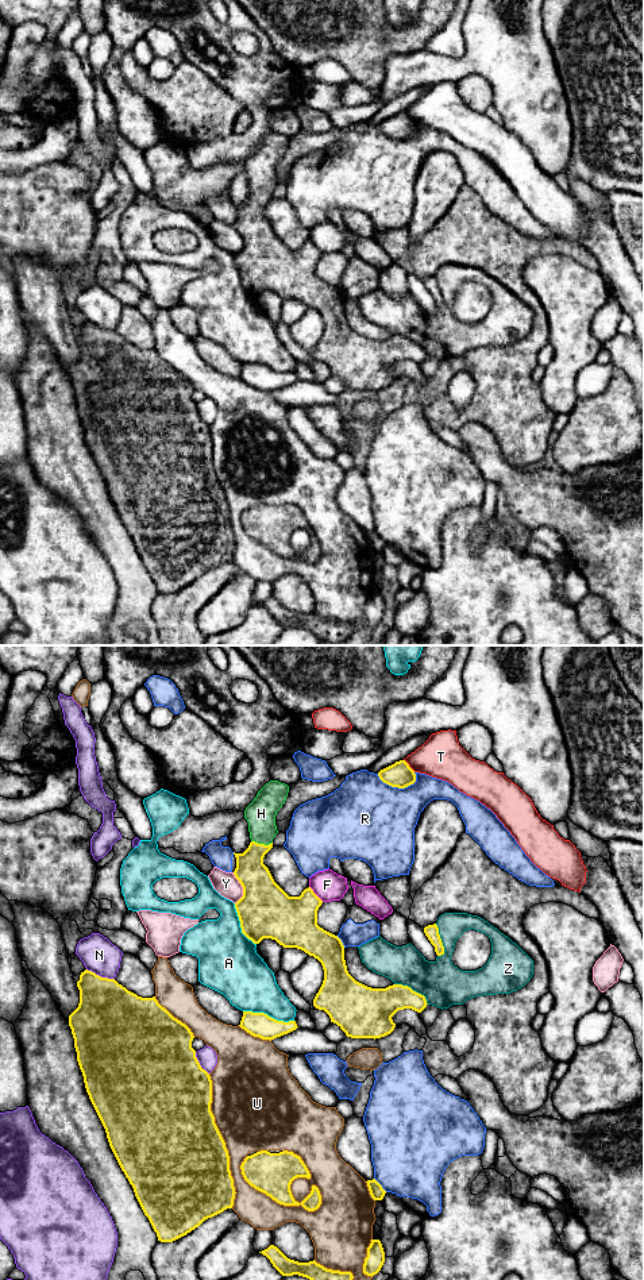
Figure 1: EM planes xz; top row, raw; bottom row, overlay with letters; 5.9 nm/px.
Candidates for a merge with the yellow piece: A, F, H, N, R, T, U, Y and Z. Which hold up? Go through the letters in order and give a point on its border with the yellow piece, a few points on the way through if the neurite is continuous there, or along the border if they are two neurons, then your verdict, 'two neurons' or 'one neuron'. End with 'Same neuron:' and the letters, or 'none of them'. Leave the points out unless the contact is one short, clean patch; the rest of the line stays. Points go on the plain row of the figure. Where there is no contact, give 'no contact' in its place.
A: meets yellow in xz at (267, 367); two neurons
F: meets yellow in xz at (315, 246); two neurons
H: meets yellow in xz at (262, 196); runs through xz (258, 236), (257, 201), (262, 196), (261, 165); one neuron
N: meets yellow in xz at (100, 328); two neurons
R: meets yellow in xz at (396, 138); two neurons
T: meets yellow in xz at (408, 118); two neurons
U: meets yellow in xz at (277, 554); two neurons
Y: meets yellow in xz at (243, 241); border along xz (232, 224), (242, 239), (242, 249), (235, 255); two neurons
Z: meets yellow in xz at (412, 342); two neurons
Same neuron: H

